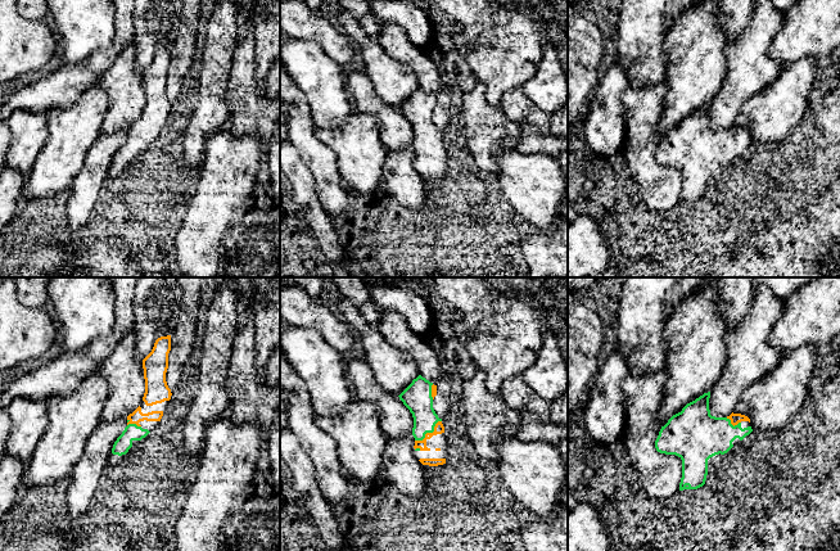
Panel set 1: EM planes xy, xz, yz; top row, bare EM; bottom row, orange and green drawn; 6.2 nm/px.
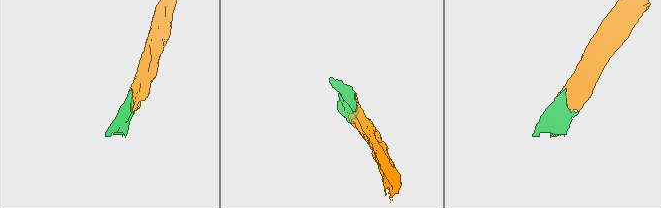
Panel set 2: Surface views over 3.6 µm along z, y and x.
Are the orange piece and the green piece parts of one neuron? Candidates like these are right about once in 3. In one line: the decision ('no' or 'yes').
yes

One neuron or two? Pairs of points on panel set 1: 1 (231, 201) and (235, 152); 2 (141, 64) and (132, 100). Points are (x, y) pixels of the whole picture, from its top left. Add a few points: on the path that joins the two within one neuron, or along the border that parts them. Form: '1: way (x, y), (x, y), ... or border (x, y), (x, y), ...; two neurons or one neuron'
1: way (231, 189), (231, 163); one neuron
2: border (131, 43), (135, 68), (141, 72); two neurons

